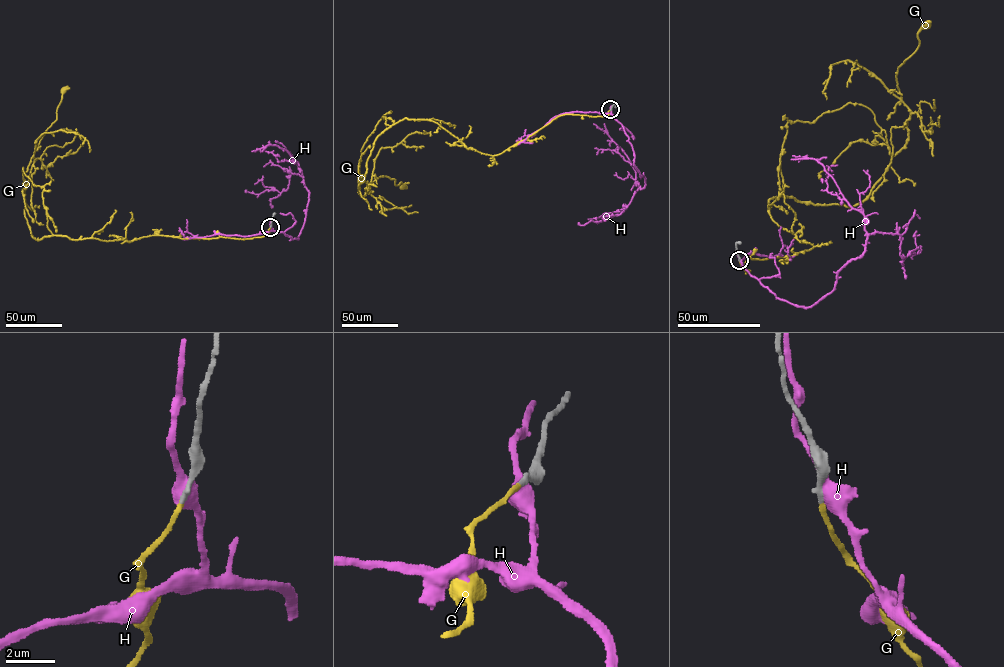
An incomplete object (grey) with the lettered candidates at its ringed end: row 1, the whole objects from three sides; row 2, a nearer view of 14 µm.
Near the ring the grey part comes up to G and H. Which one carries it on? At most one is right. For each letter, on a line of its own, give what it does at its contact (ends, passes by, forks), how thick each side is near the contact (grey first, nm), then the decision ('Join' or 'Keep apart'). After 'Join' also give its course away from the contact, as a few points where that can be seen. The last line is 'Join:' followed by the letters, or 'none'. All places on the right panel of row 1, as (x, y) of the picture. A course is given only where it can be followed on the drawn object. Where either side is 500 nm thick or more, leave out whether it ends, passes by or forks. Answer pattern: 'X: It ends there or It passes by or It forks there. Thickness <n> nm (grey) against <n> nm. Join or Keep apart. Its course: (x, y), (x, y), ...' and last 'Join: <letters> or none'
G: It ends there. Thickness 240 nm (grey) against 170 nm. Join. Its course: (739, 260), (814, 246), (773, 197), (870, 193), (908, 138), (896, 74), (927, 24)
H: Thickness 300 nm (grey) against 500 nm. Keep apart
Join: G

